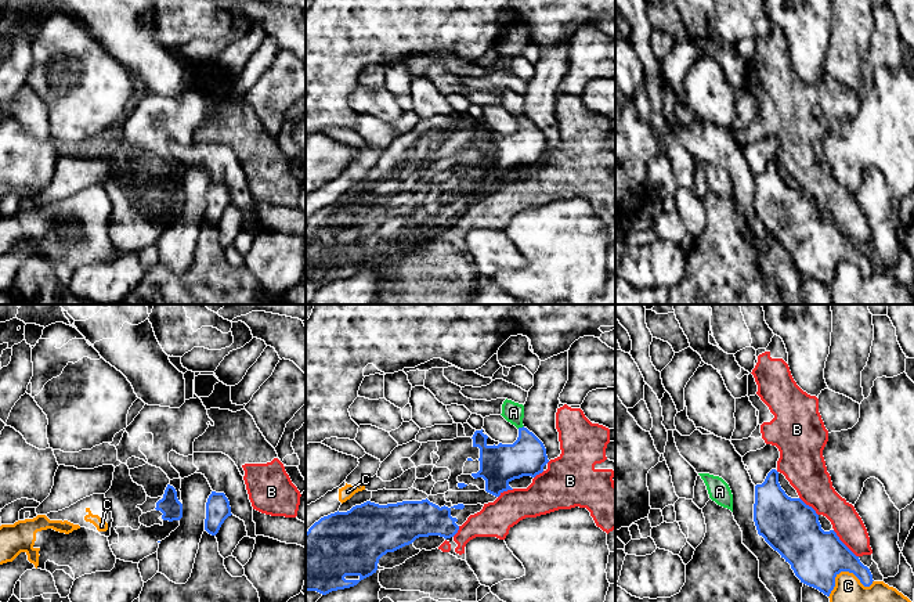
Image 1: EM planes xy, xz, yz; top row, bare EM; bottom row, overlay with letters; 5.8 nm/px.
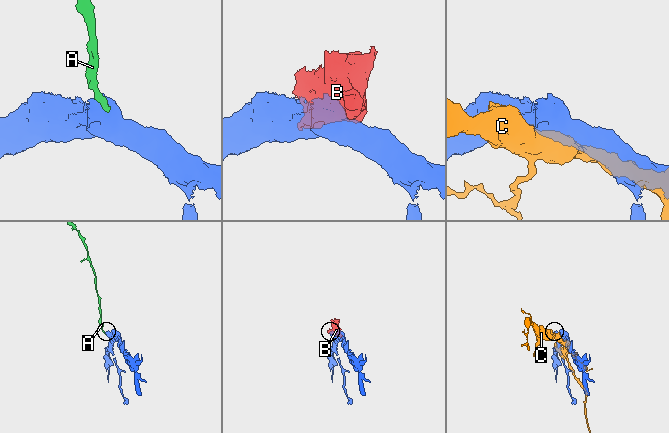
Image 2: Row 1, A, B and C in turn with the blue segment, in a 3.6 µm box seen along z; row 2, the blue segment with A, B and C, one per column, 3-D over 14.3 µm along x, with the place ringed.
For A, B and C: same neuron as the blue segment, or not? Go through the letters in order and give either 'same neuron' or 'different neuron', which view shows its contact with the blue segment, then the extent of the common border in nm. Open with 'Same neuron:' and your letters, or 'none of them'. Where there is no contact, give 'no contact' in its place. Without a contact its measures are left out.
Same neuron: A
A: same neuron | xz | 40 nm
B: different neuron | yz | 220 nm
C: different neuron | yz | 280 nm

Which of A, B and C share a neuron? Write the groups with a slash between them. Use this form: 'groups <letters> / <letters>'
groups A / B / C

